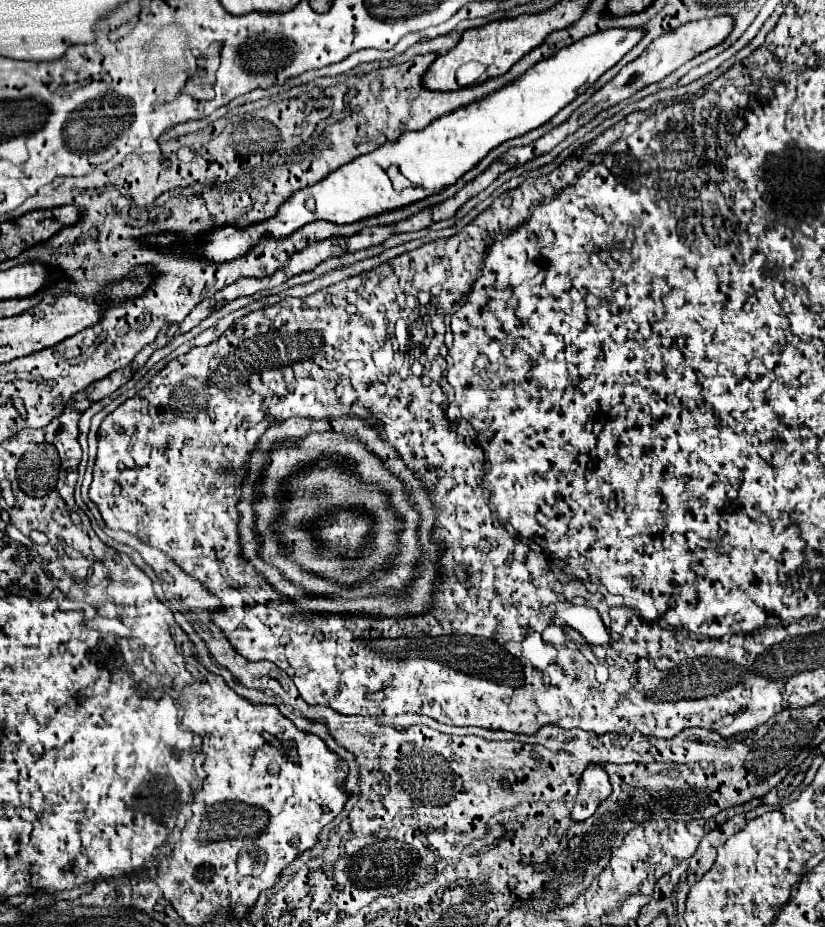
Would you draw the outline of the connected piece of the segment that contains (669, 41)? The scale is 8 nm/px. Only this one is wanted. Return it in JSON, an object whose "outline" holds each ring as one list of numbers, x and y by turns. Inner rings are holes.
{"outline":[[710,17,710,19,700,19,700,21,694,21,694,23,686,23,686,25,678,27,676,31,670,31,670,33,658,37,636,61,624,65,620,69,620,73,610,83,606,83,602,89,596,91,596,93,604,93,604,109,628,99,630,95,634,95,636,91,640,91,640,89,644,89,652,83,662,81,666,75,670,75,672,71,676,71,678,67,682,67,686,63,686,61,674,61,674,59,680,59,680,57,690,57,692,59,692,57,716,47,728,35,730,35,730,29,718,29,718,17]]}

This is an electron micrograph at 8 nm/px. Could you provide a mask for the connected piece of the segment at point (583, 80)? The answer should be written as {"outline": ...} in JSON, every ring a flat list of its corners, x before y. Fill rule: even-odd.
{"outline":[[606,29,594,33,582,41,572,43,570,47,560,49,554,57,536,63,524,77,516,83,510,83,482,101,474,101,466,107,456,109,436,121,432,121,422,131,406,131,396,141,386,143,366,155,356,157,354,161,338,167,322,181,294,191,290,199,280,205,272,219,266,219,258,225,238,229,234,225,216,227,202,237,198,237,196,253,190,253,198,261,208,263,228,263,238,257,248,255,260,243,262,237,284,239,296,229,302,229,314,221,330,221,336,225,350,225,376,213,402,209,416,201,422,201,430,195,440,193,444,187,454,185,464,173,482,161,492,149,502,145,508,139,520,137,540,125,548,123,560,109,584,93,596,79,614,67,638,41,644,37,642,29],[396,165,400,173,410,181,410,187,396,191,388,177,388,167]]}

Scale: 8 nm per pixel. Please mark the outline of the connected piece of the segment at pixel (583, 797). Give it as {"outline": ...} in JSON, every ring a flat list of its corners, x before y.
{"outline":[[588,765,588,769,582,773,580,779,580,791,572,809,574,821,588,819,596,807,608,799,612,793,612,785,608,781,608,773,600,765]]}

